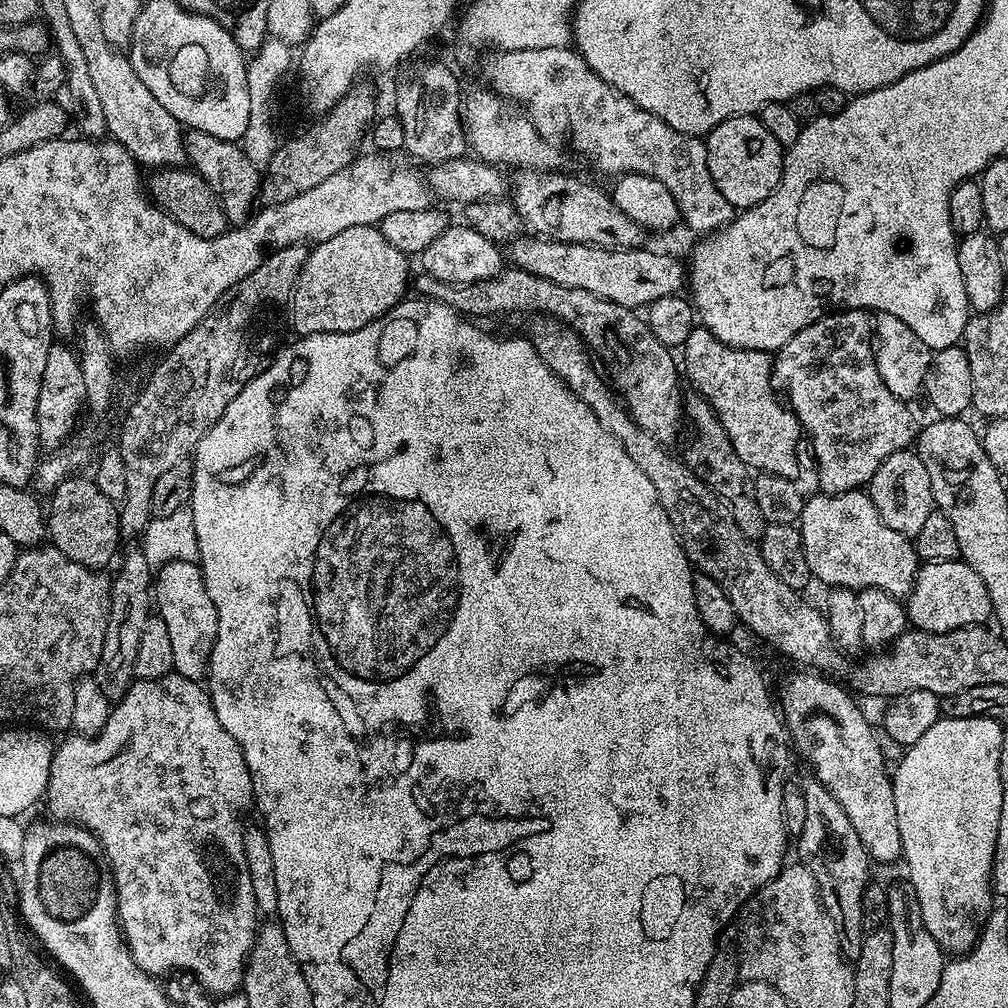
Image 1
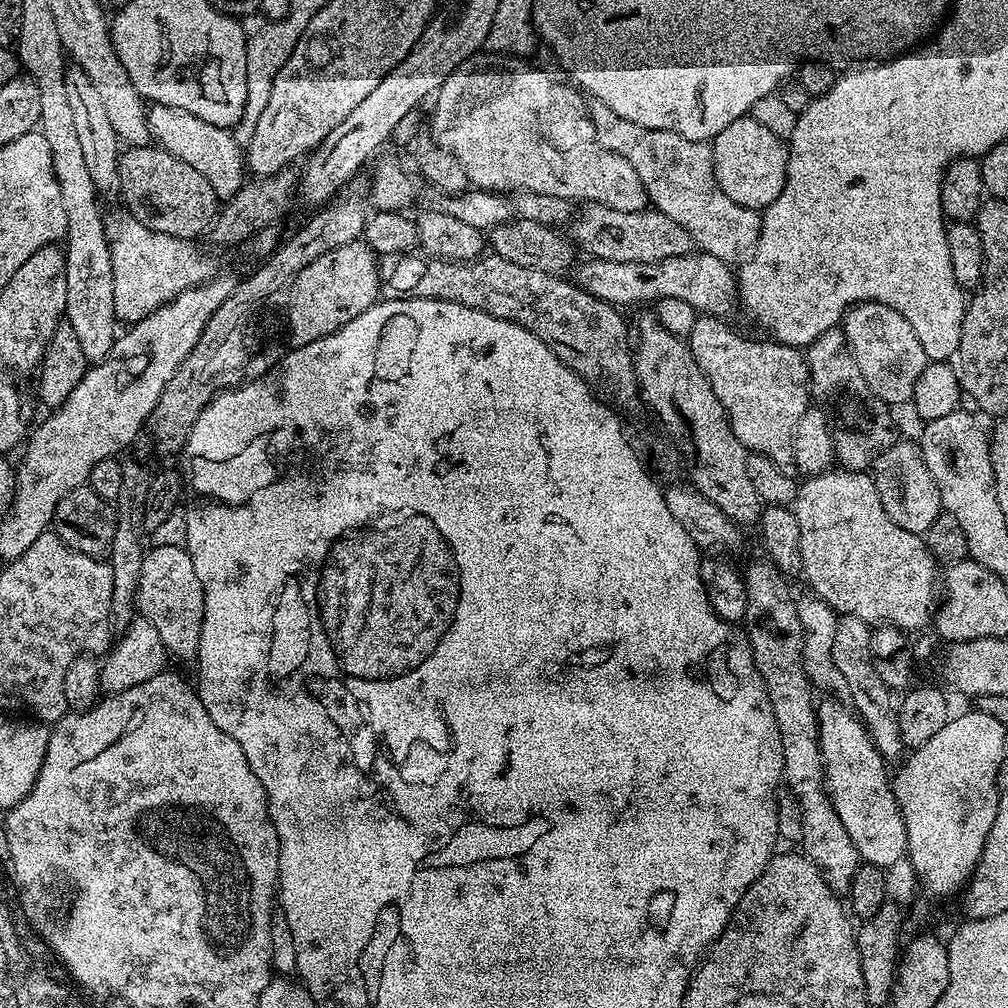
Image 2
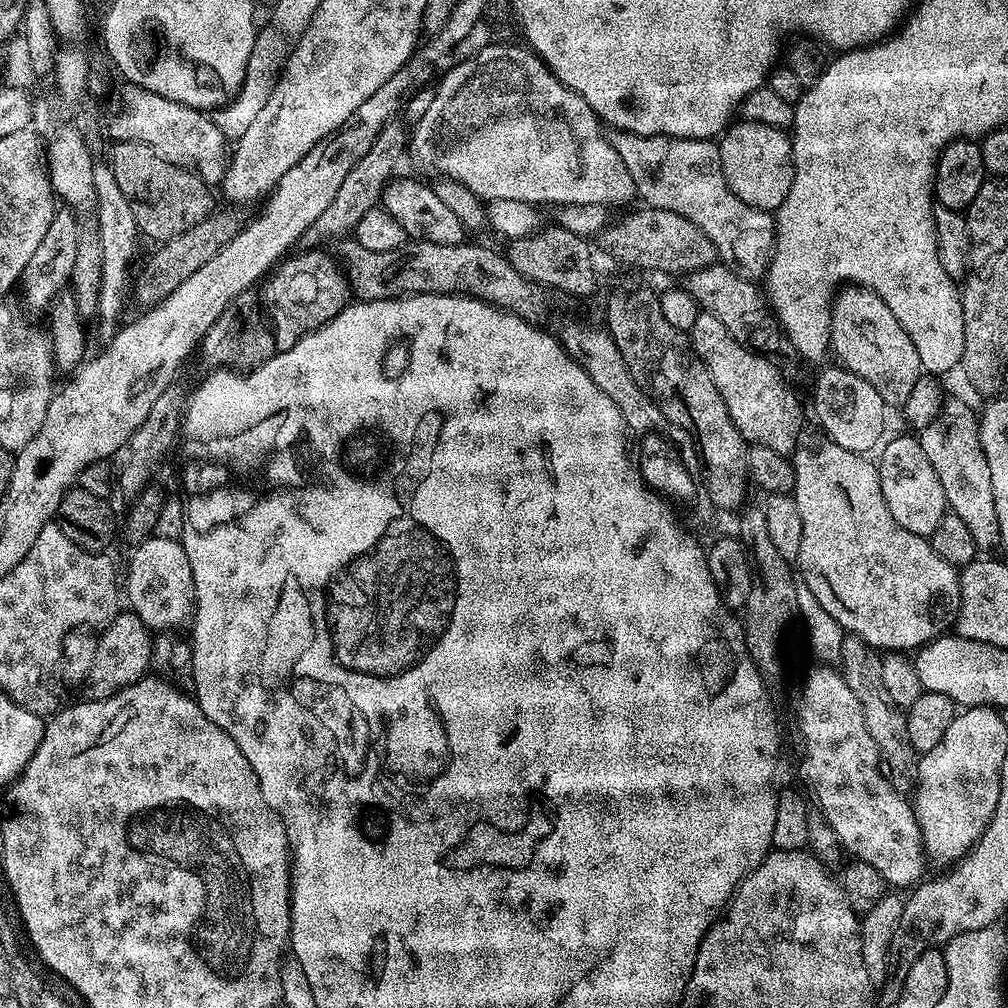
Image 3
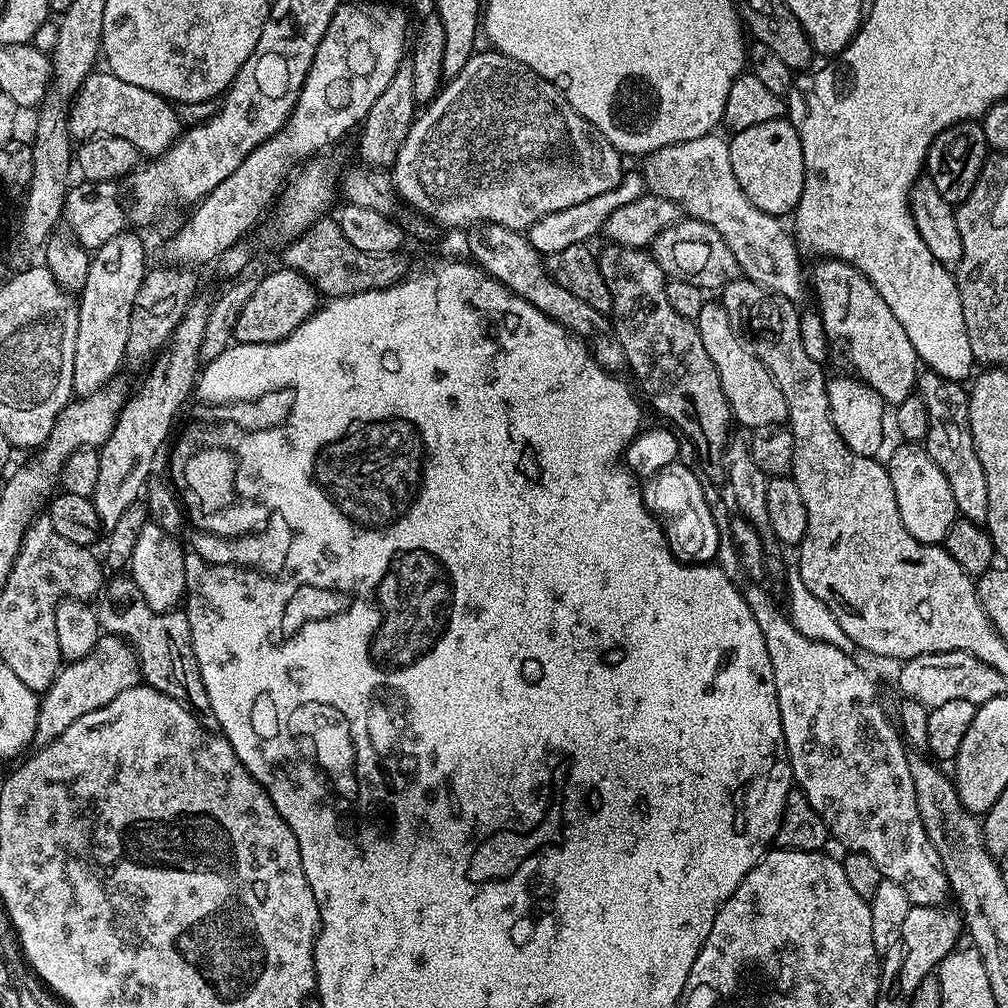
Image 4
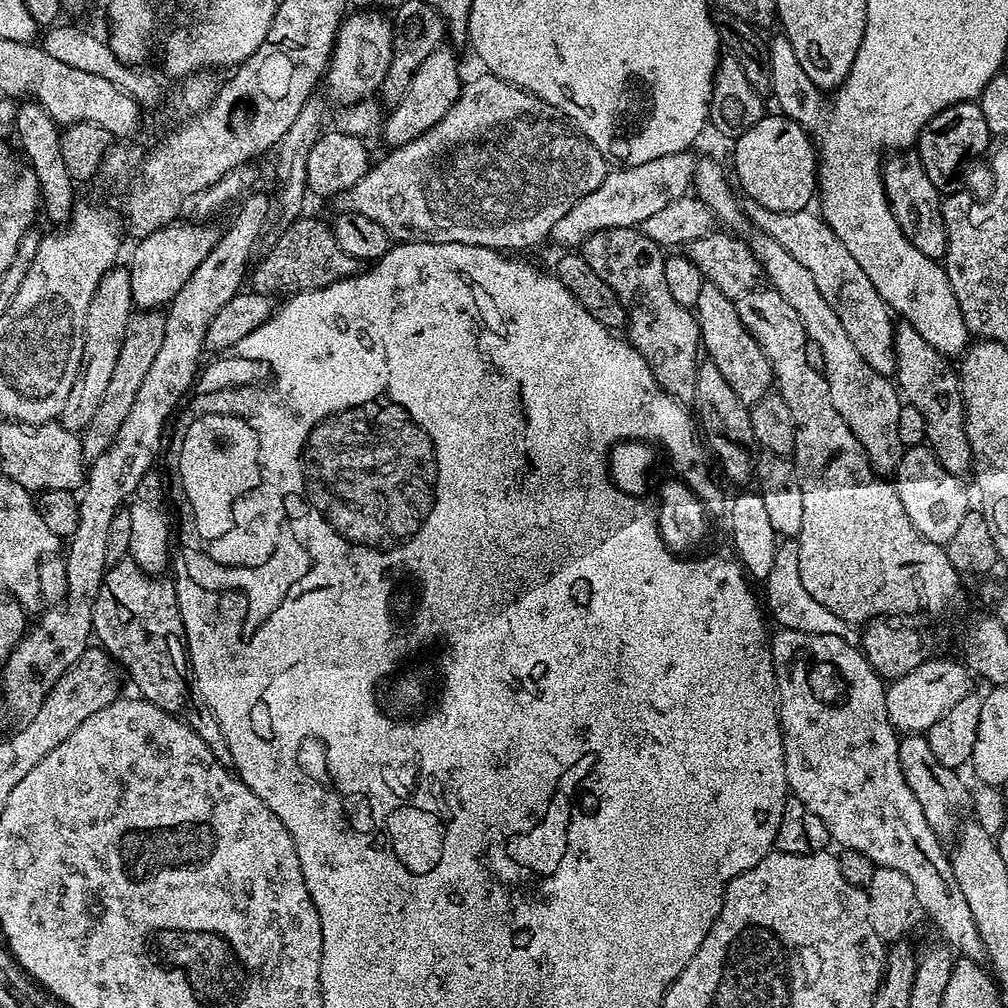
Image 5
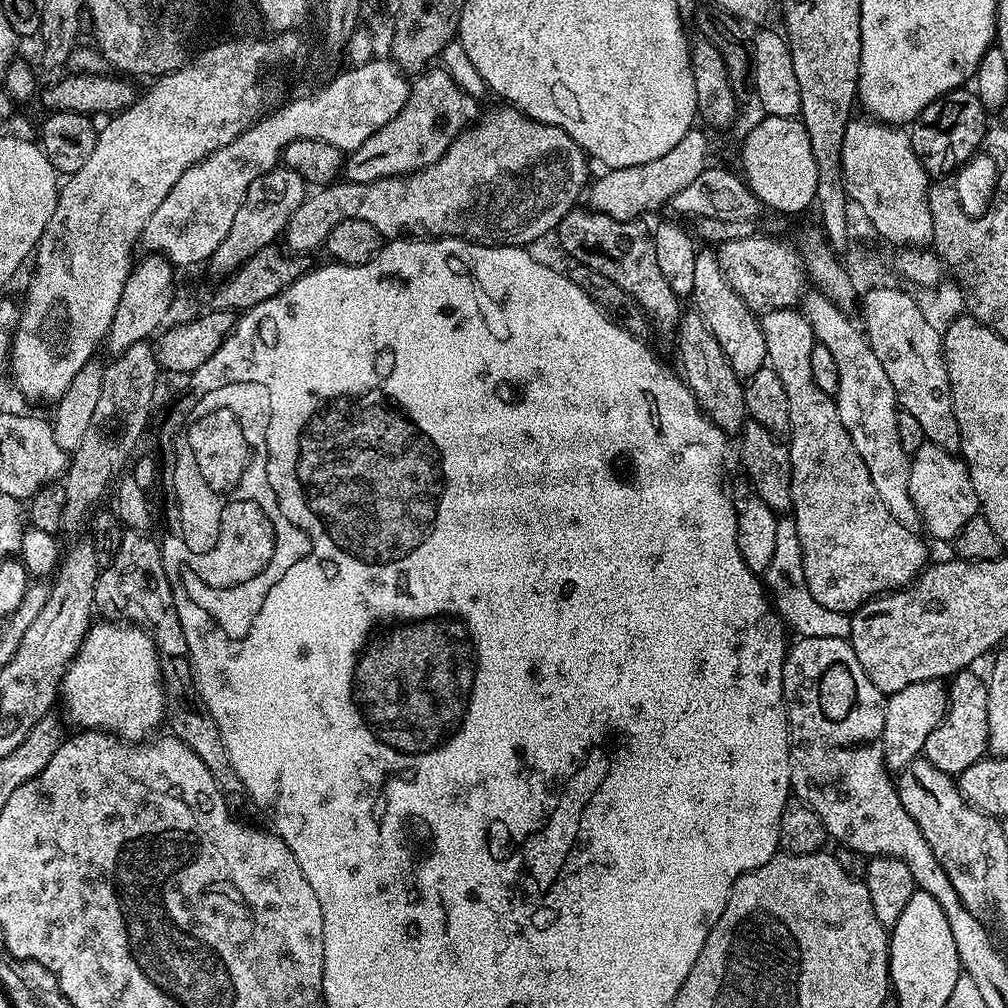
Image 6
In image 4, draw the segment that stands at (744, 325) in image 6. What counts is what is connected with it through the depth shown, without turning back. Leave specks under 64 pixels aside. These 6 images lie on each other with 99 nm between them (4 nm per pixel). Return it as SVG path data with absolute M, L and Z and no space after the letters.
M706 302L694 323L702 337L702 346L706 346L706 354L710 354L710 362L714 362L714 370L718 370L722 394L732 411L733 421L747 430L783 425L788 419L786 398L782 398L782 390L778 390L778 382L774 382L770 370L766 370L764 363L752 353L734 326L730 326L723 303Z

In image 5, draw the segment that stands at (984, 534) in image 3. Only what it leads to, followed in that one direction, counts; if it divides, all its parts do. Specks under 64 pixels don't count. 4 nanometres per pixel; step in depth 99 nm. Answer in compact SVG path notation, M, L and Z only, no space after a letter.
M903 322L895 325L896 329L896 370L895 383L903 399L912 404L926 418L925 441L932 452L950 470L950 474L963 477L972 472L972 451L970 438L966 434L964 421L964 399L960 393L960 377L950 365L949 357L943 356L914 326Z

